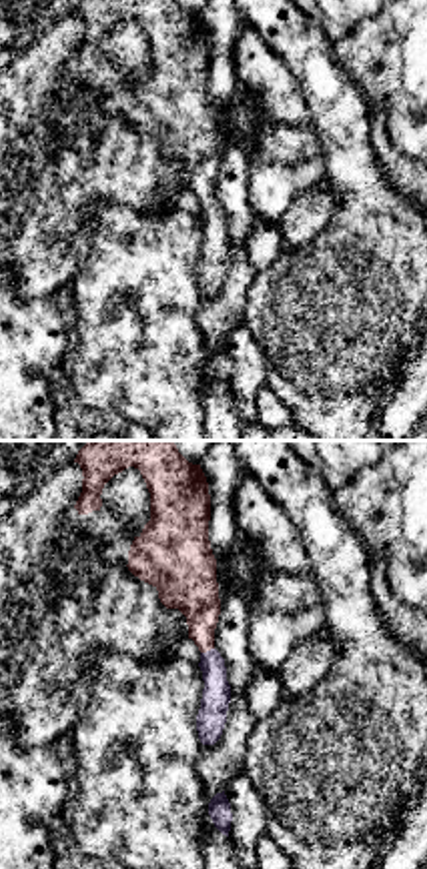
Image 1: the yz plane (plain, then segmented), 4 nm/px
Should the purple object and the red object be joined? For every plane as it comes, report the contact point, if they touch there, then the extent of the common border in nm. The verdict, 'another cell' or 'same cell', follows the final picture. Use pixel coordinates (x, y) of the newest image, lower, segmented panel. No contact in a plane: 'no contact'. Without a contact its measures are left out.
contact (207, 651); length 60 nm

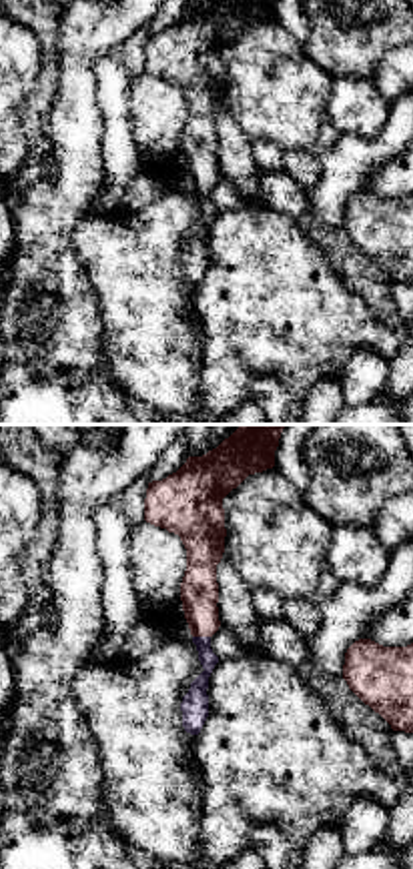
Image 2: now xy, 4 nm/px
contact (201, 637); length 70 nm

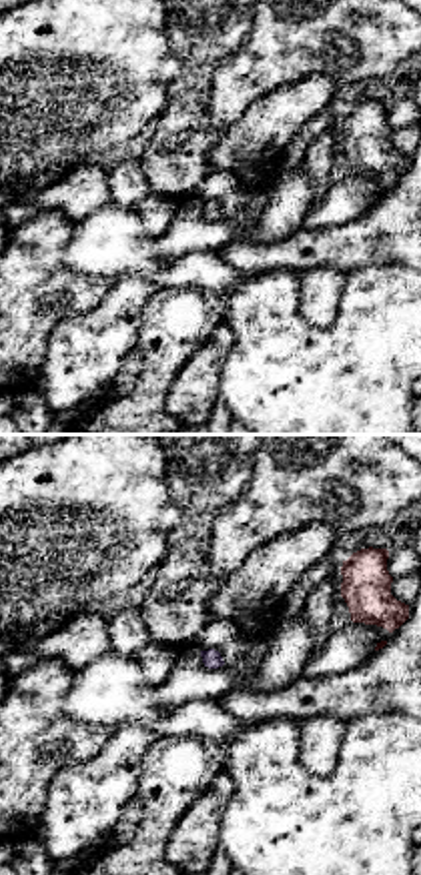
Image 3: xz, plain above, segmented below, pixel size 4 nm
no contact

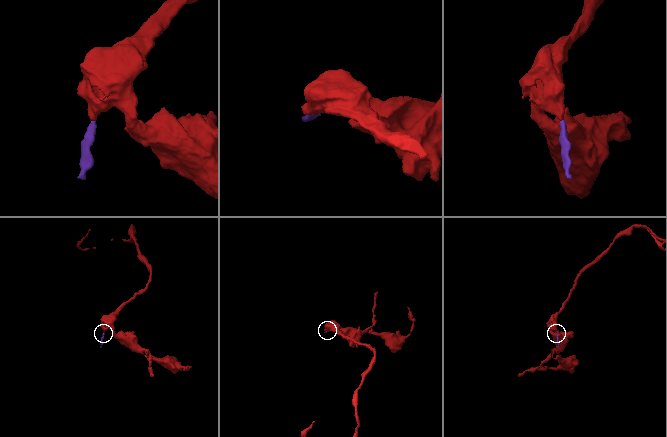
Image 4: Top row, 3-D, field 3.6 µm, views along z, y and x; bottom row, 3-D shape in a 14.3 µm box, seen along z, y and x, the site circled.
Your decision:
same cell

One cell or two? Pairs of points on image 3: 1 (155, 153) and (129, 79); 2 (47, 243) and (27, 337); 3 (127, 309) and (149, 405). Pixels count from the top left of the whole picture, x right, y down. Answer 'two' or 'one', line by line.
1: two
2: one
3: two

